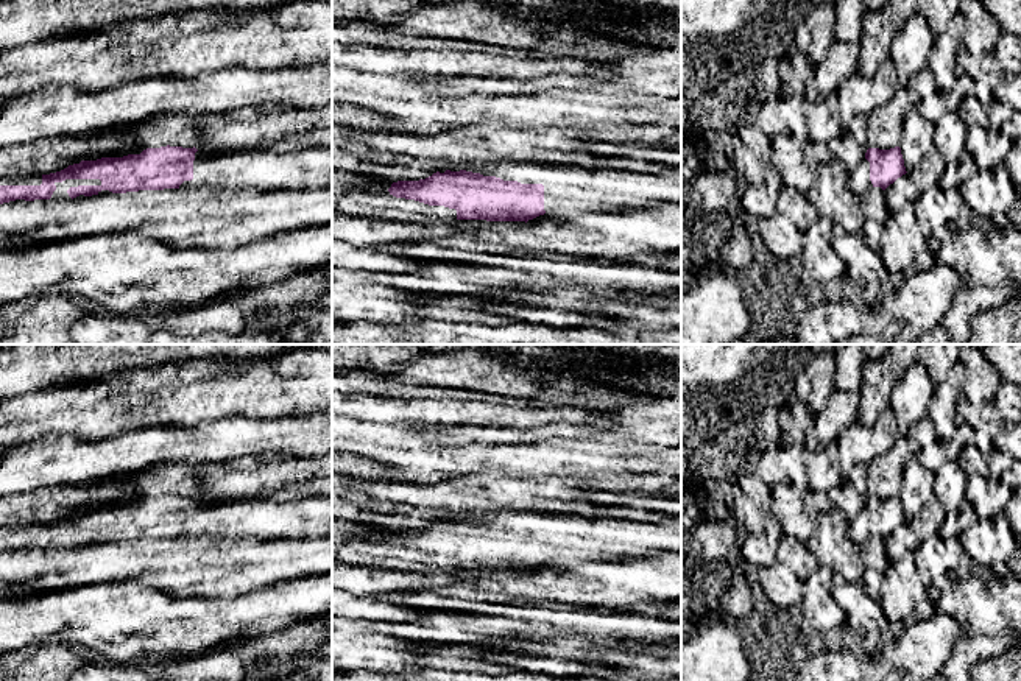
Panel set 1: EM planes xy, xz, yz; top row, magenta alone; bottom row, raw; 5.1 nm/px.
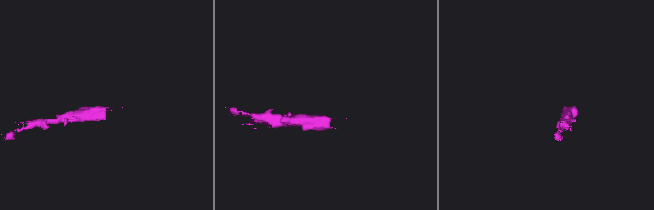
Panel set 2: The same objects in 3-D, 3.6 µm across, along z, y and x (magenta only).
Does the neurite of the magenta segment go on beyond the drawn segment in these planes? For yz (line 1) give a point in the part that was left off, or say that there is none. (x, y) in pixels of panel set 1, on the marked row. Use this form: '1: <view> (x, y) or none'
1: yz (859, 181)

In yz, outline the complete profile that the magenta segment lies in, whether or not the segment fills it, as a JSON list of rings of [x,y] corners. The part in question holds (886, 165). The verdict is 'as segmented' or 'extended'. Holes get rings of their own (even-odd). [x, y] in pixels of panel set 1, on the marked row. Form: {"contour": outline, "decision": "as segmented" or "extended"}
{"contour": [[[899,146],[890,150],[868,148],[865,159],[850,170],[848,187],[859,198],[871,187],[885,190],[906,173]]], "decision": "extended"}

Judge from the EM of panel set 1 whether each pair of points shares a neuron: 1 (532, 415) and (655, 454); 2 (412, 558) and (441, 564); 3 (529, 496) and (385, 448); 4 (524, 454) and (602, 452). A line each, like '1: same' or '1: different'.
1: different
2: same
3: different
4: same

